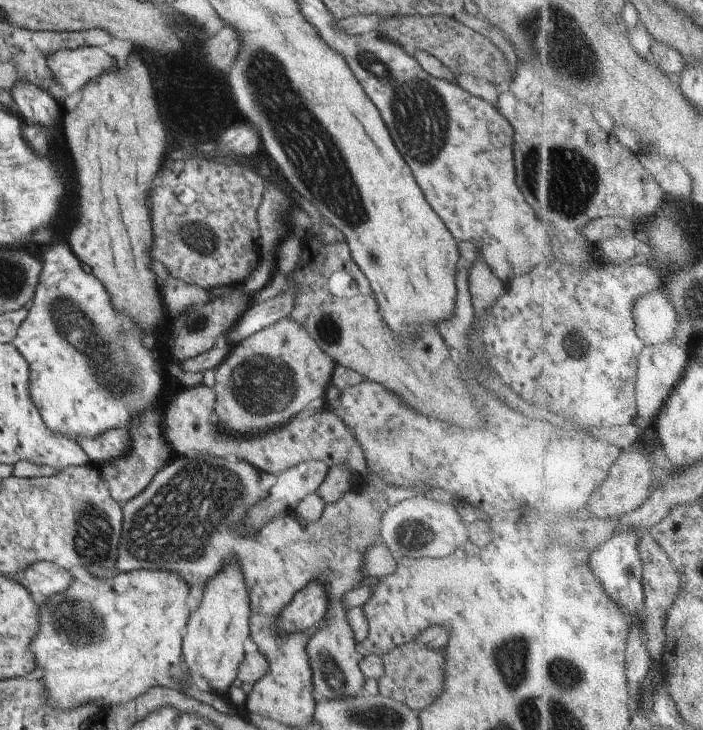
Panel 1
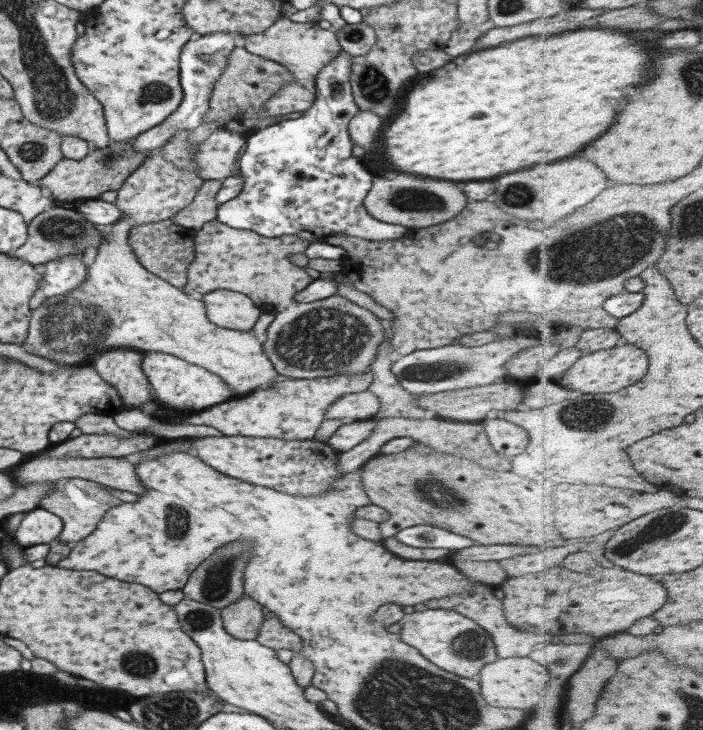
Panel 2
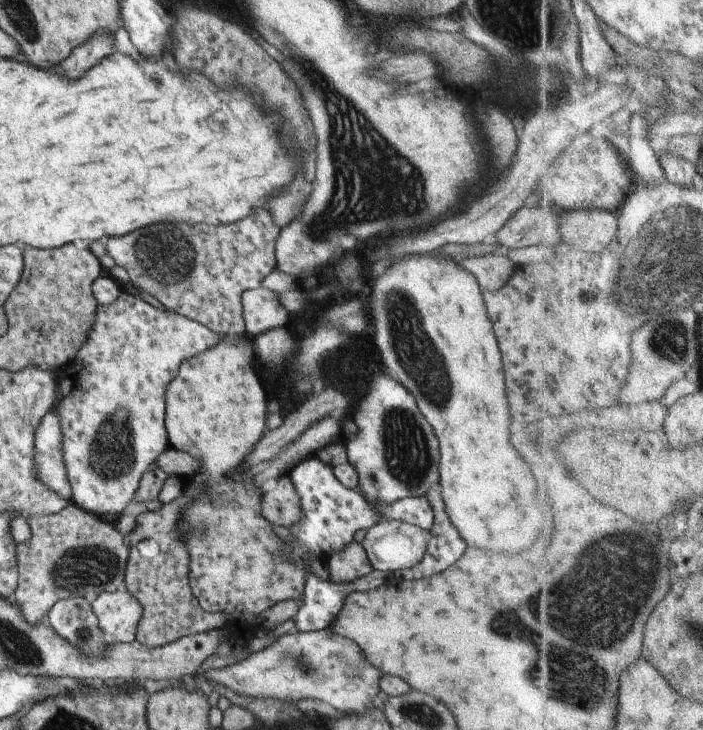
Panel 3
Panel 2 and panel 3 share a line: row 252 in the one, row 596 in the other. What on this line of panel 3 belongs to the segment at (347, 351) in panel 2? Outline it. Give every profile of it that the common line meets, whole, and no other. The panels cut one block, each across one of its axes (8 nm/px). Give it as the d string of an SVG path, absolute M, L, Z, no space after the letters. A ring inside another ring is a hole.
M257 287L246 290L242 294L241 302L247 335L238 337L228 335L217 345L185 361L180 366L176 378L168 384L165 396L165 426L171 447L176 451L192 454L202 464L196 476L186 479L187 486L191 482L200 480L200 492L192 502L188 502L182 508L182 514L178 518L178 532L190 554L188 572L190 591L205 612L228 614L227 640L218 646L216 654L210 655L200 665L200 673L209 673L246 660L246 655L241 656L241 654L244 649L250 649L249 641L257 629L253 622L255 617L280 602L292 598L304 598L304 584L306 584L304 570L290 564L288 560L284 562L280 560L277 549L283 541L272 530L273 525L262 518L262 497L254 490L254 480L252 480L254 475L248 473L242 476L236 472L240 464L244 463L244 458L261 440L262 432L266 430L264 424L266 424L267 408L264 402L264 390L252 369L254 355L252 338L258 337L263 332L286 327L289 322L289 312L280 304L277 292L272 292L268 288Z

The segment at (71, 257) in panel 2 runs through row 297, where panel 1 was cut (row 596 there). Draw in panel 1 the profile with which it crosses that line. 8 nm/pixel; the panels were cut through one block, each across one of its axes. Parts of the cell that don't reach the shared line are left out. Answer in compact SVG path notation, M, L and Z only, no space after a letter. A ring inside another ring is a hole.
M48 560L32 562L28 568L10 578L24 586L30 594L44 594L46 598L64 594L74 580L71 572Z

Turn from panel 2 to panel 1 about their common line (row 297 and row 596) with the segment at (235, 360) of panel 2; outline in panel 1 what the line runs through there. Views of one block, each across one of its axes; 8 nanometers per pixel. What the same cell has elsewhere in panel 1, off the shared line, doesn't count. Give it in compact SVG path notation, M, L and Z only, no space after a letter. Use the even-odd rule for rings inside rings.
M146 569L92 577L96 584L86 584L74 577L64 594L54 594L38 606L40 630L30 642L36 669L30 676L37 676L44 682L48 704L60 710L72 710L76 705L94 702L100 710L106 710L132 702L150 688L170 688L187 696L182 681L192 675L185 670L182 643L192 614L186 602L192 590L188 582L182 580L180 574Z

